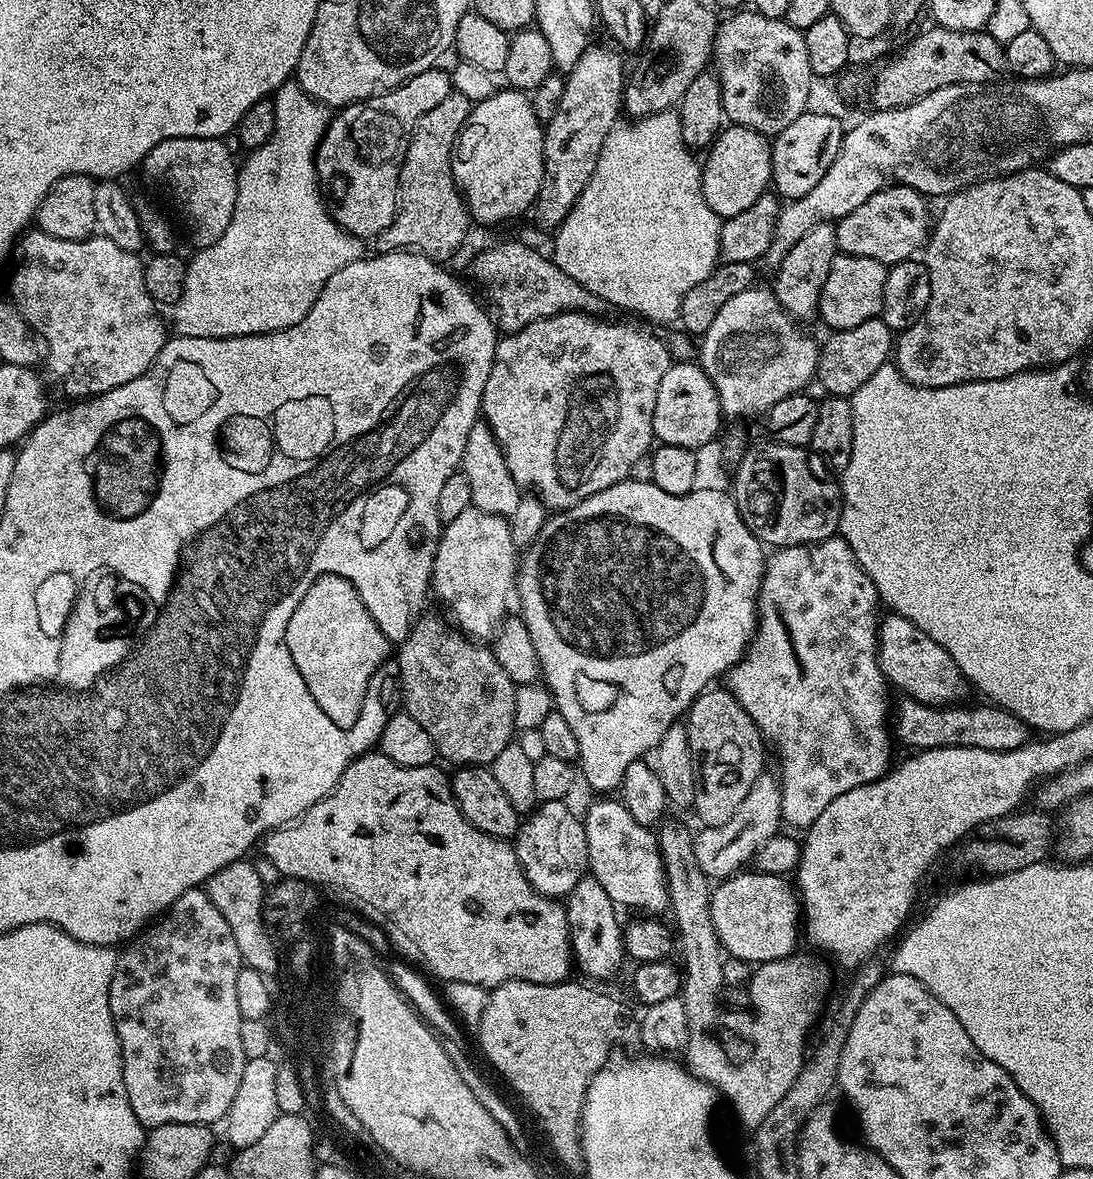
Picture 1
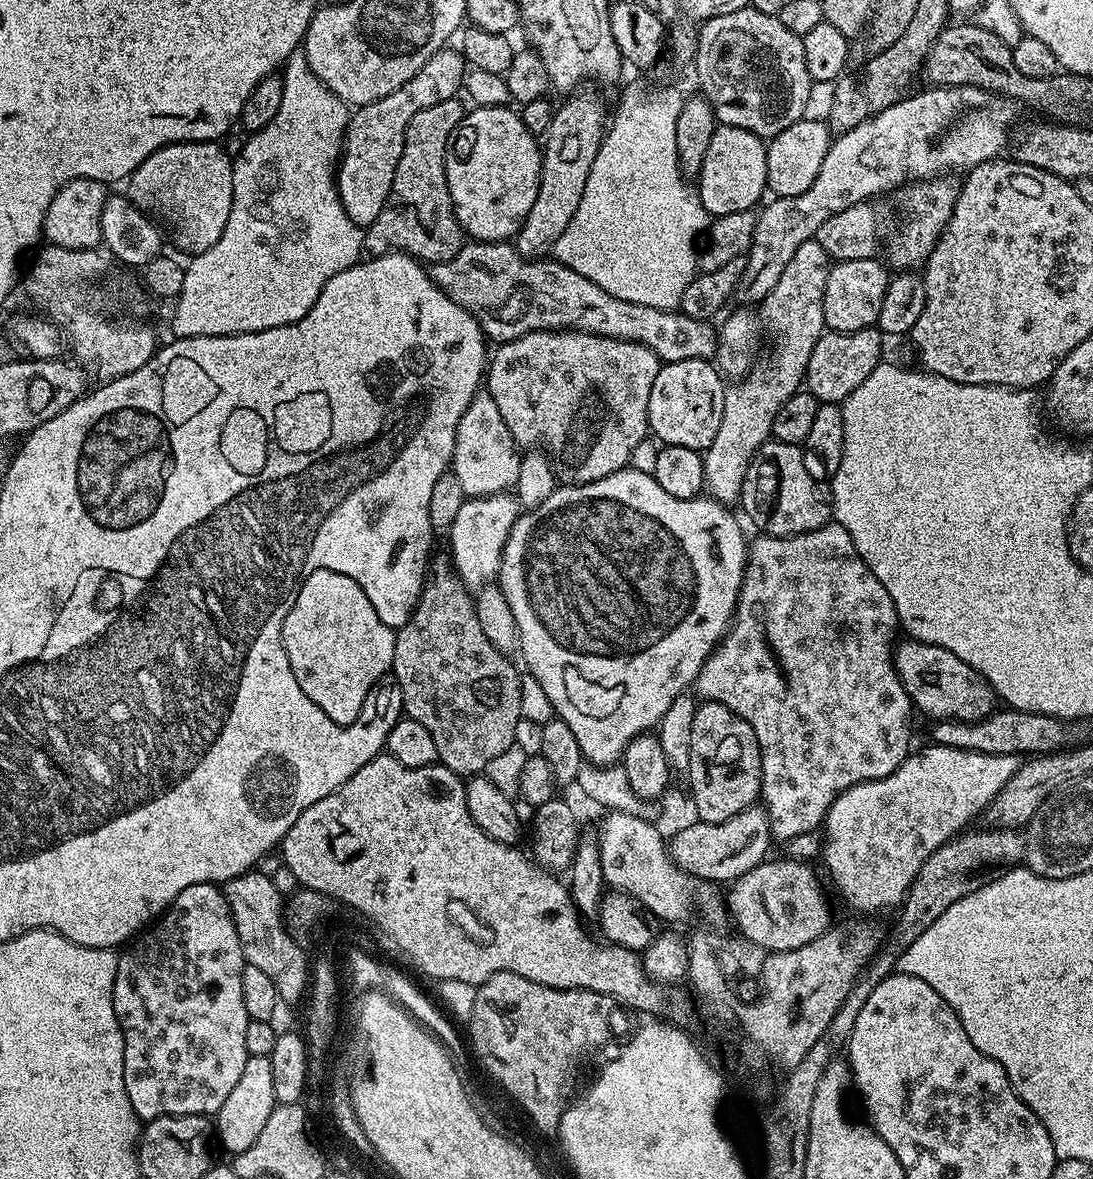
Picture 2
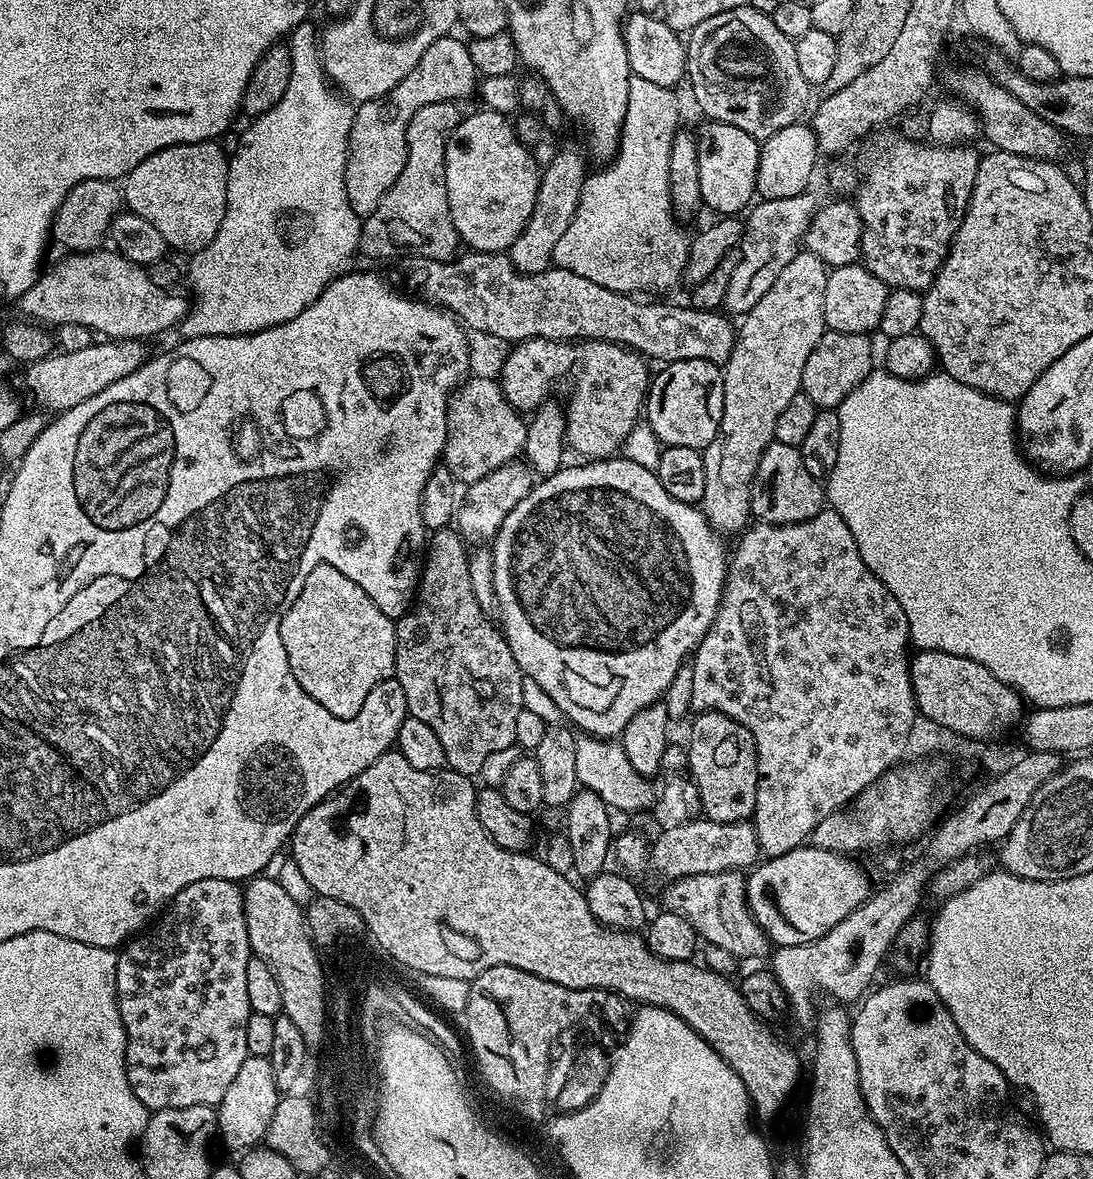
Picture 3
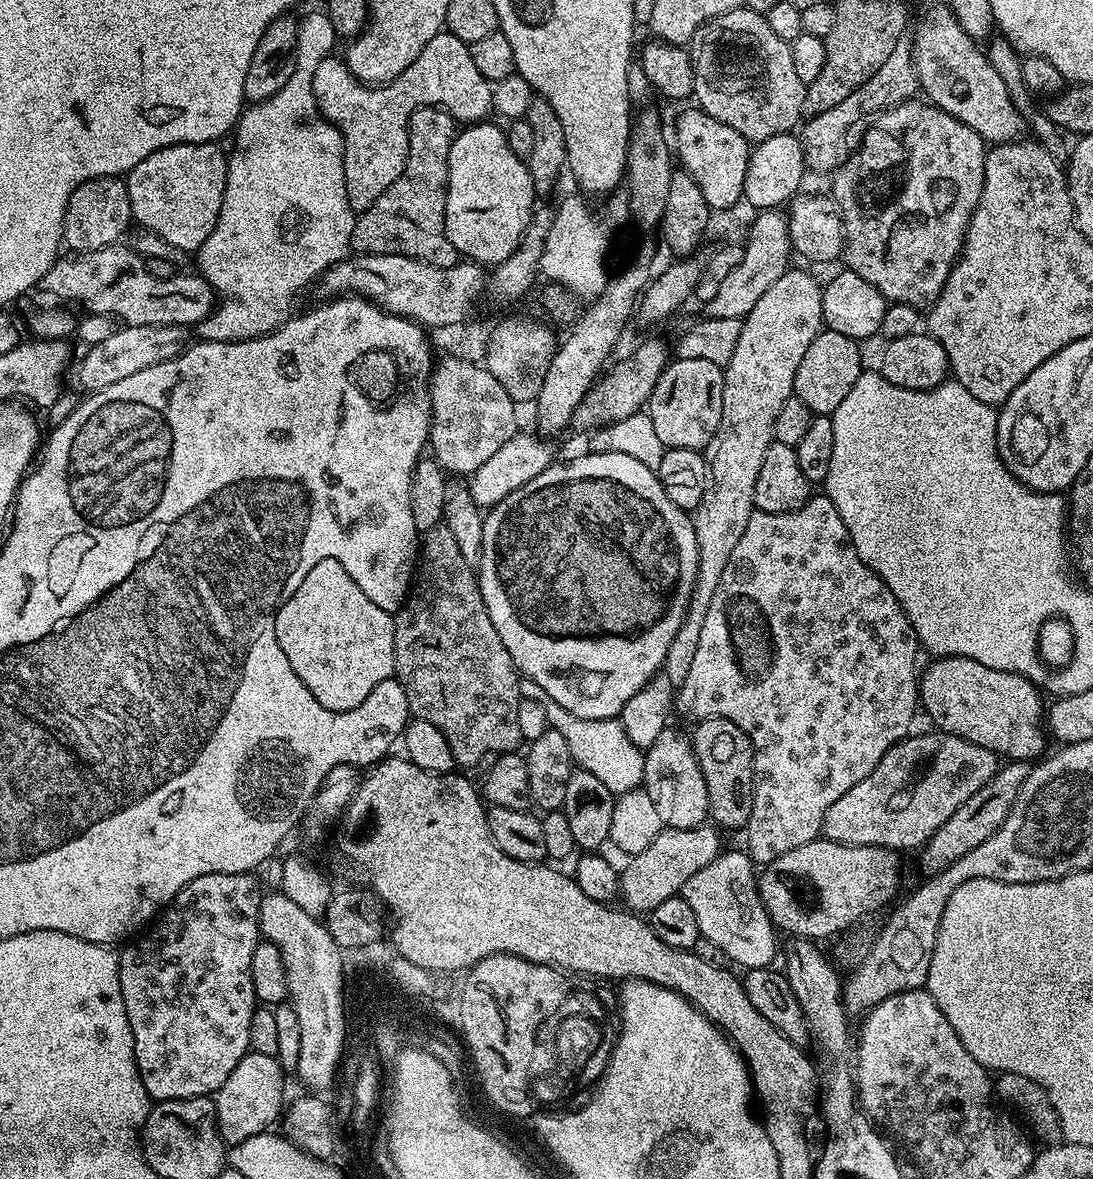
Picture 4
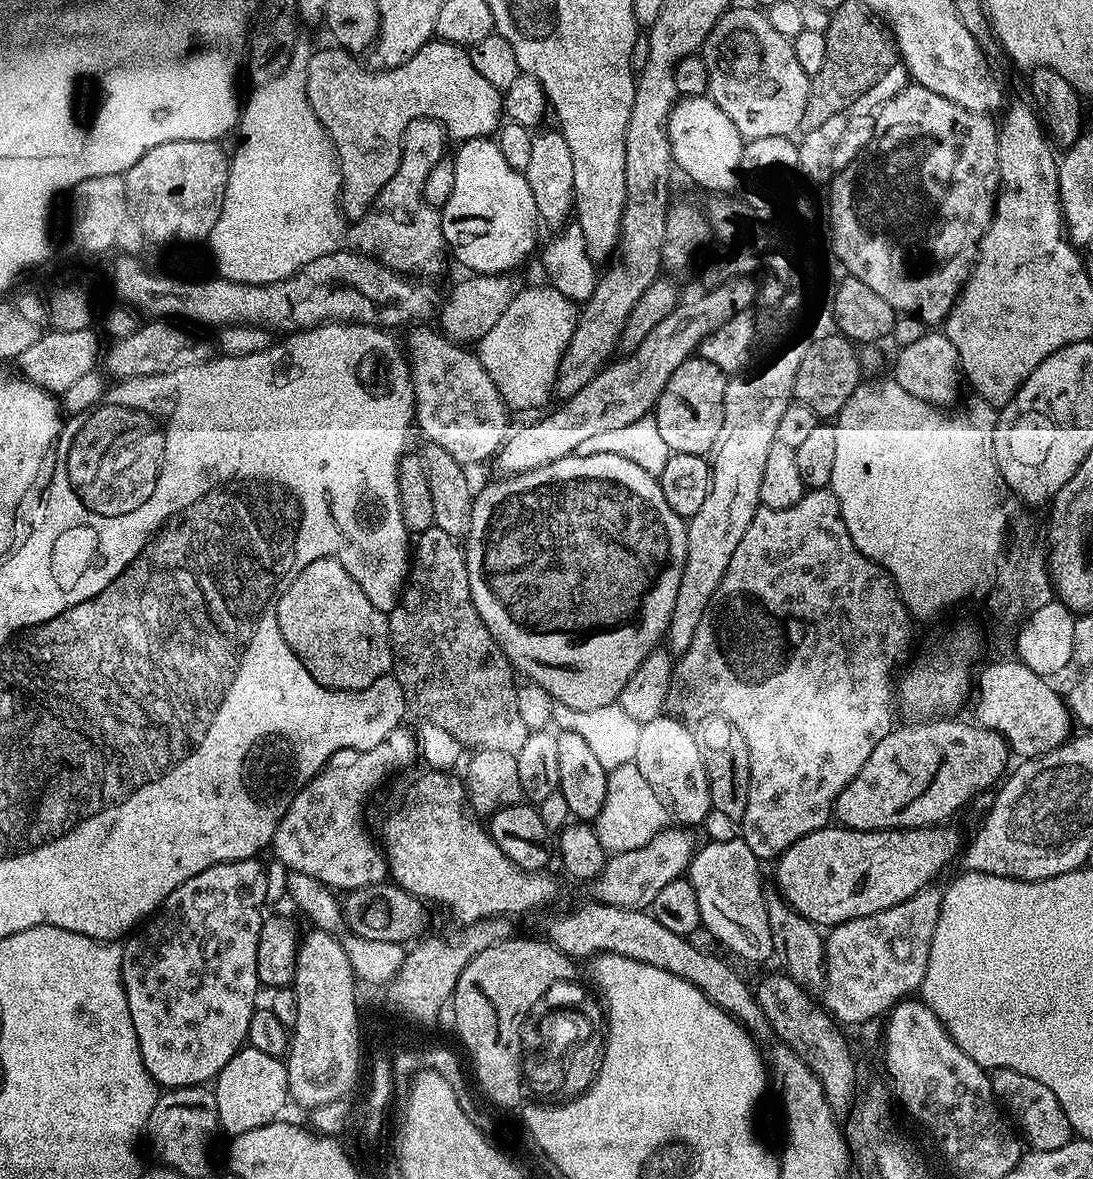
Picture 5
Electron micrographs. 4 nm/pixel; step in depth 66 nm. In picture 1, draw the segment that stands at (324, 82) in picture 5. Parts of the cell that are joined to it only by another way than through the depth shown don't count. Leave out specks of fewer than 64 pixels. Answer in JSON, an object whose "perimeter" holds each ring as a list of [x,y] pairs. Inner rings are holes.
{"perimeter":[[[433,66],[422,70],[422,74],[414,74],[414,78],[381,96],[371,96],[369,100],[343,109],[342,114],[337,115],[340,117],[329,123],[316,152],[316,178],[320,181],[323,195],[330,200],[332,196],[330,211],[338,227],[345,228],[352,236],[376,238],[392,225],[396,216],[396,198],[400,194],[400,171],[414,126],[426,110],[434,110],[434,106],[438,106],[438,102],[451,92],[451,75],[445,69],[443,72],[440,66]]]}

